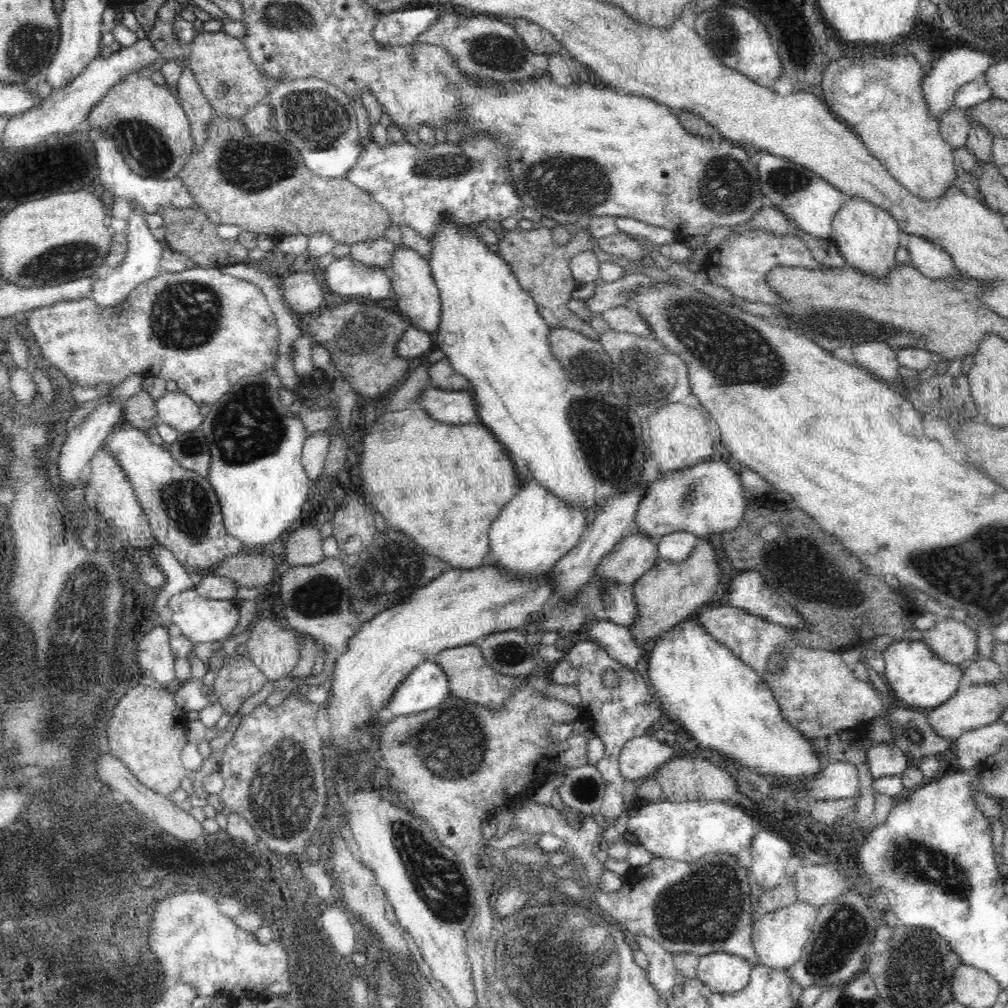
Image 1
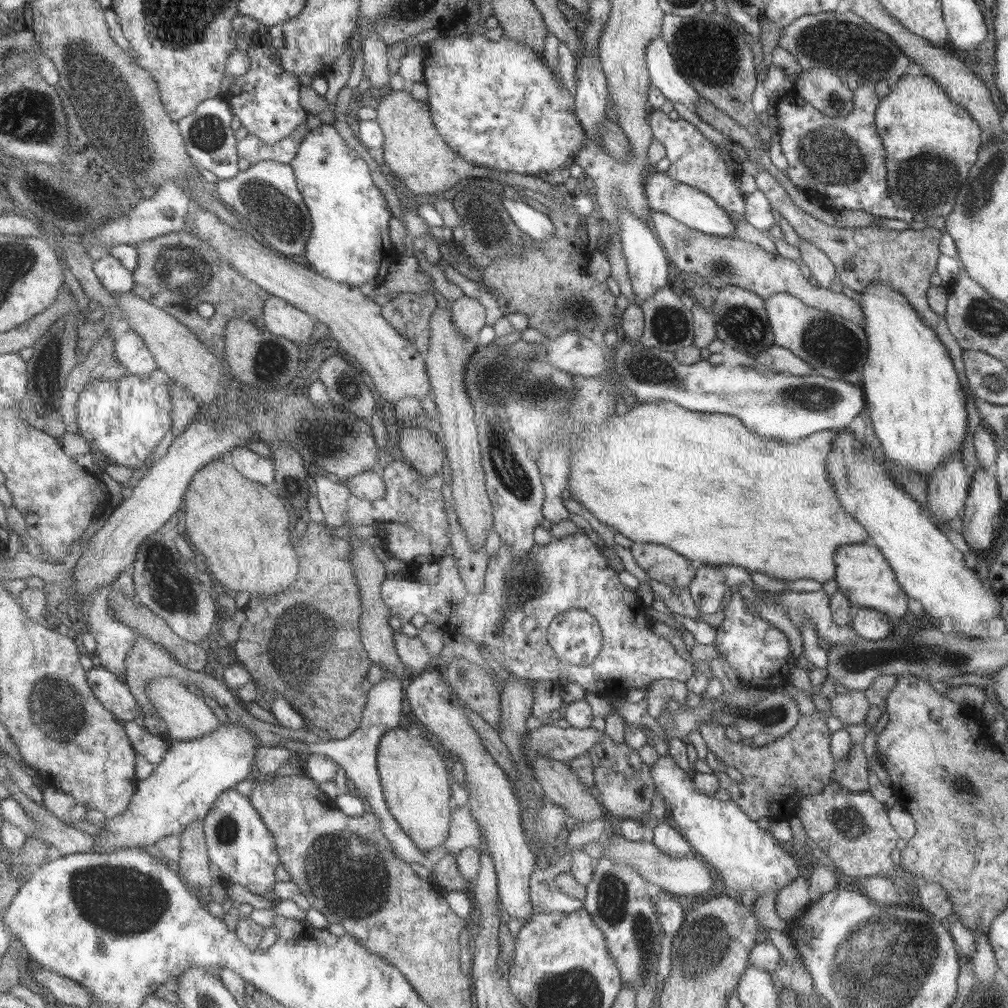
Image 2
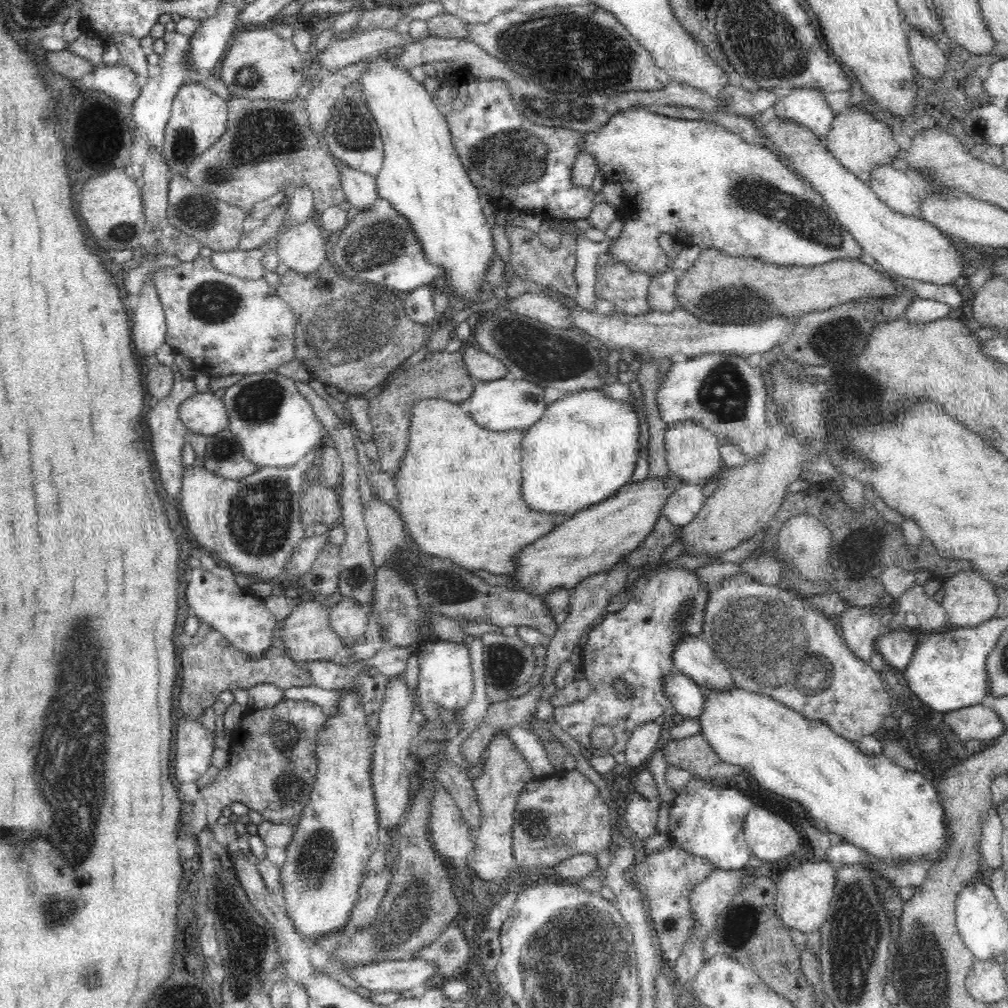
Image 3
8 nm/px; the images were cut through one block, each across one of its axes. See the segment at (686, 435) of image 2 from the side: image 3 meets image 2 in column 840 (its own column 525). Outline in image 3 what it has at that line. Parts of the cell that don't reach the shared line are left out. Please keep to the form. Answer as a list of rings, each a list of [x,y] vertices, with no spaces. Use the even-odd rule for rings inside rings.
[[[422,400],[412,408],[410,442],[396,472],[398,510],[416,544],[434,556],[450,558],[466,570],[486,570],[514,576],[518,554],[538,538],[550,534],[568,520],[562,514],[542,514],[522,502],[522,440],[526,432],[492,432],[478,426],[470,412],[448,400]]]

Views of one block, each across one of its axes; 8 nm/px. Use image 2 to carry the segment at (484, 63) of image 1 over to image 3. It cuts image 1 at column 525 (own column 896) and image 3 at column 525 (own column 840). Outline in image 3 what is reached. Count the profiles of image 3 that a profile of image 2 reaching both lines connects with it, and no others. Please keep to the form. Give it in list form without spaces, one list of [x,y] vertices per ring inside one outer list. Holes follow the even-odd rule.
[[[596,6],[550,8],[544,12],[506,12],[490,24],[466,24],[468,42],[490,56],[508,62],[520,76],[554,92],[580,94],[618,94],[628,90],[662,90],[670,76],[654,64],[626,28],[608,12]]]

